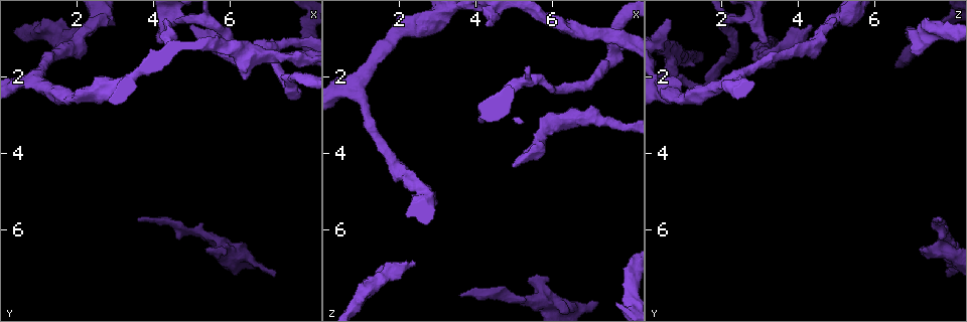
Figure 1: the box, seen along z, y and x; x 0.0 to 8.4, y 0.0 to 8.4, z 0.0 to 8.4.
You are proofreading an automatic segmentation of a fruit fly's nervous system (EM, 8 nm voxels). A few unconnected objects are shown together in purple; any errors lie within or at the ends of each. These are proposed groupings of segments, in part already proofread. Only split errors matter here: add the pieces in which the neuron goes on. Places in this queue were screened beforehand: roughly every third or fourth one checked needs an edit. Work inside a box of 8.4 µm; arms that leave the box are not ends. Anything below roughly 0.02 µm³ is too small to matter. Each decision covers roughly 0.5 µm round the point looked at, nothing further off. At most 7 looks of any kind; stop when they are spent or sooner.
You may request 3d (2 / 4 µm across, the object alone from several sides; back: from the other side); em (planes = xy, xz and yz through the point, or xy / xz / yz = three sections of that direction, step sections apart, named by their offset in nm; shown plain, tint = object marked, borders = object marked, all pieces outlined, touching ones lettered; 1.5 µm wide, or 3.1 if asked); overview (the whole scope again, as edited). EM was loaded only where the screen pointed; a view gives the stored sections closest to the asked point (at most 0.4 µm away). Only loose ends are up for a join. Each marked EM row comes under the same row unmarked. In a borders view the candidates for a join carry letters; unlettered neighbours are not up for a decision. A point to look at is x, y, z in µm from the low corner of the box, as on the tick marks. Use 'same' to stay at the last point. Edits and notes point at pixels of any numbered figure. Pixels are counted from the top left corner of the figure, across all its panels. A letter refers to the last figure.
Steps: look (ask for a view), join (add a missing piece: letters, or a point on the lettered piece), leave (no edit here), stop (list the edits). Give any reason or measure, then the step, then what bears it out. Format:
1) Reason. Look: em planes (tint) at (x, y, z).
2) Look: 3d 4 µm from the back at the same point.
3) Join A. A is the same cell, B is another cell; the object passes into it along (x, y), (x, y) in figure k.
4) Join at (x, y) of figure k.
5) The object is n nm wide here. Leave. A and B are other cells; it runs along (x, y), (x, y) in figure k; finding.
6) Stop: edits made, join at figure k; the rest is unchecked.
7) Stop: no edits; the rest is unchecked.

An open end. Look: em xz step 4 (borders) at (2.40, 0.80, 6.85).

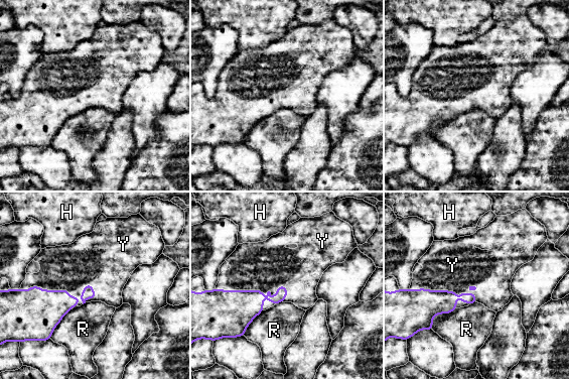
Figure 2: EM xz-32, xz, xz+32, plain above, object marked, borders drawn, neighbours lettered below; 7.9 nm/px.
The longest contact is with Y, 460 nm. Join Y. Y is the same cell, H and R are other cells; the object passes into it along (35, 312), (57, 290), (69, 267) in figure 2; the neuron continues.

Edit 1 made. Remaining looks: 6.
Look: overview.

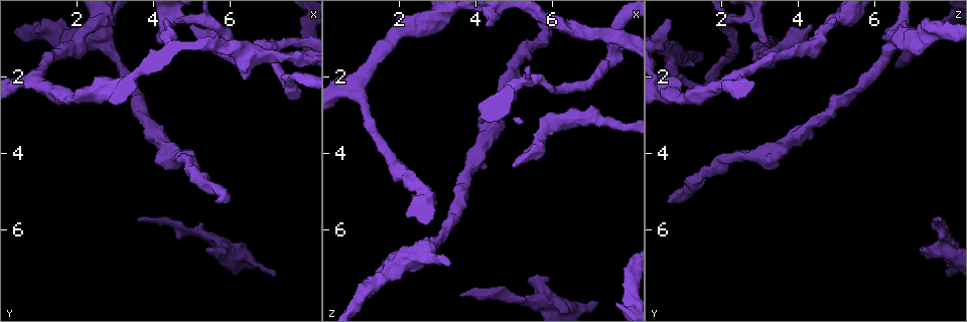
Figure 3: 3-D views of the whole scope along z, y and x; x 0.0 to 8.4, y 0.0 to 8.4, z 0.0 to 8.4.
Free end. Look: em xz step 8 (borders) at (3.65, 5.75, 7.75).

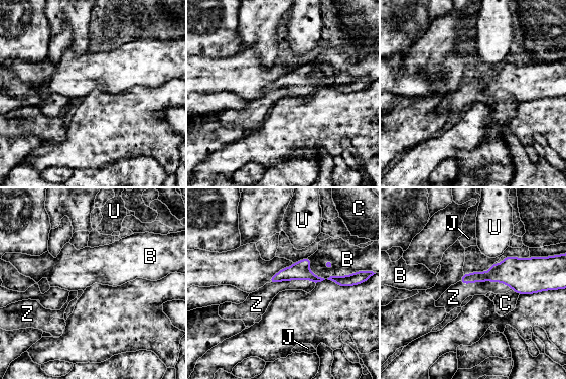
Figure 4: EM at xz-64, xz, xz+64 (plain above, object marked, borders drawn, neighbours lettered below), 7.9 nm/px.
The longest contact is with Z, 440 nm. Join Z. Z is the same cell, B, C, J and U are other cells; the neuron continues.

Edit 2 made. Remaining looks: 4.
An open end. Look: em xy step 4 (borders) at (4.20, 0.50, 0.65).

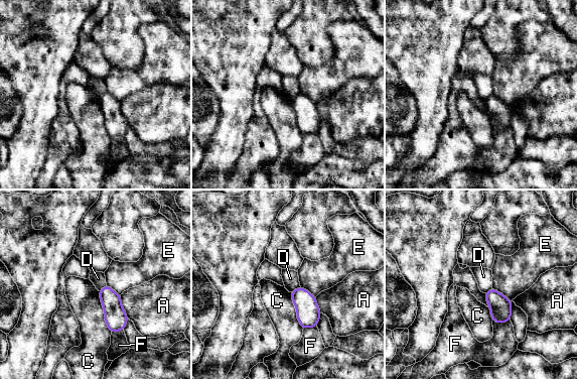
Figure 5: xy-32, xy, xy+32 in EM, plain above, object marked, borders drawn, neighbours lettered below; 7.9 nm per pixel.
Cut it another way. Look: em planes (borders) at the same point.

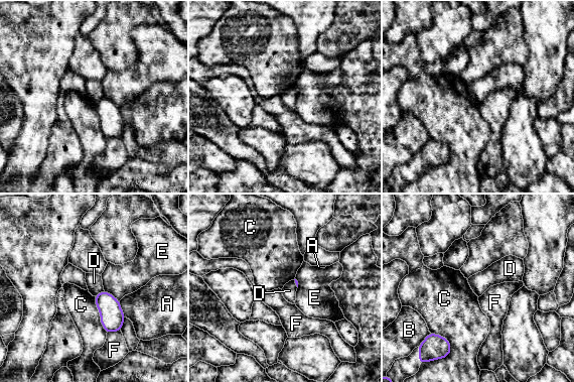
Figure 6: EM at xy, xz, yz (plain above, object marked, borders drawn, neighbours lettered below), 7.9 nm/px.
Leave. A, B, C, D, E and F are other cells; a border runs along (104, 290), (95, 296) in figure 6; none of them fits.

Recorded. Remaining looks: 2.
Stop: edits made, join at figure 2, join at figure 4; the rest is unchecked.

